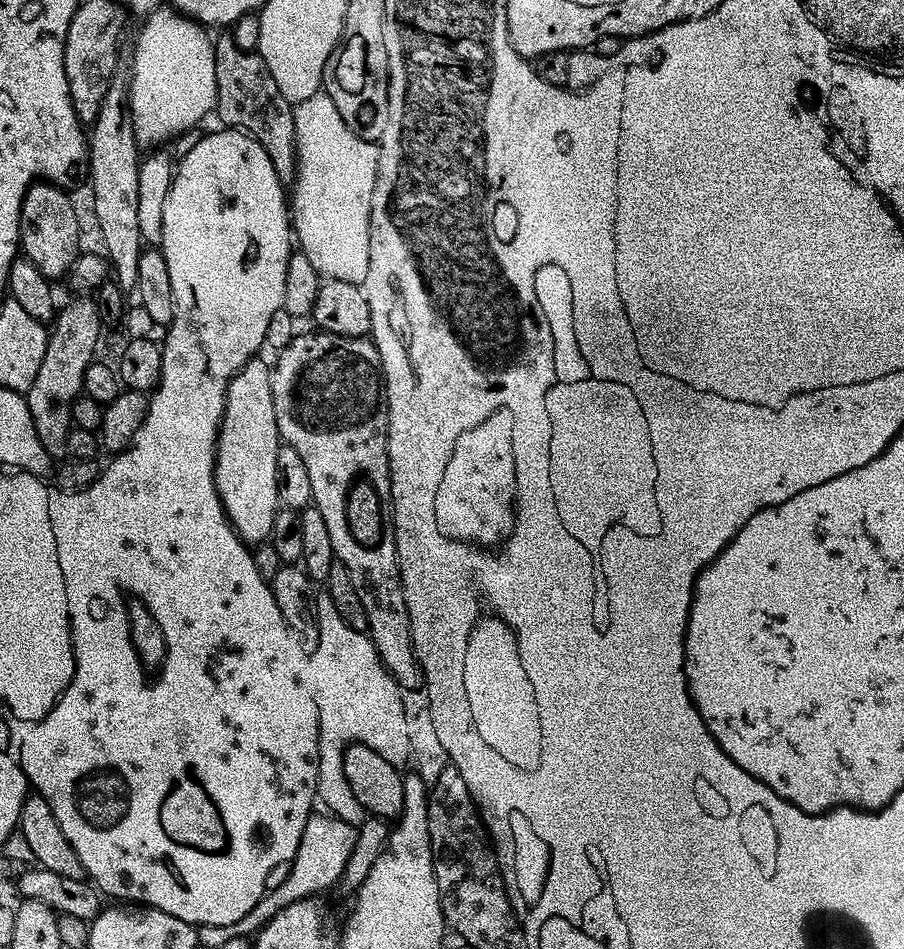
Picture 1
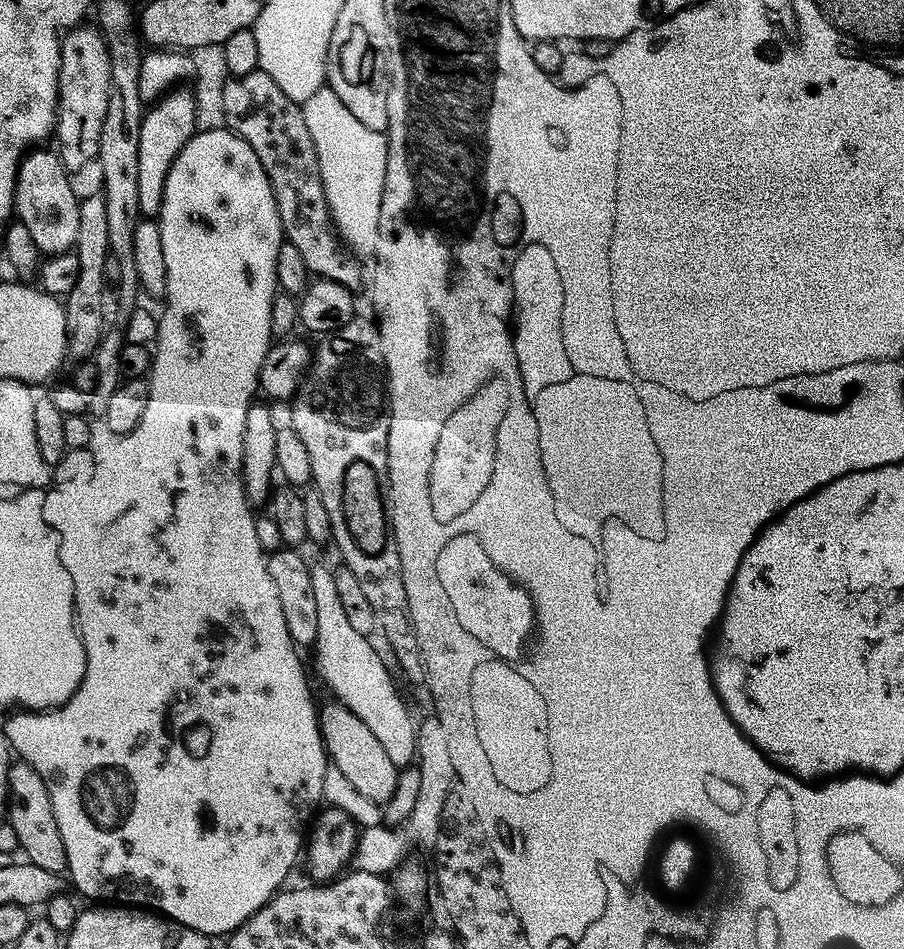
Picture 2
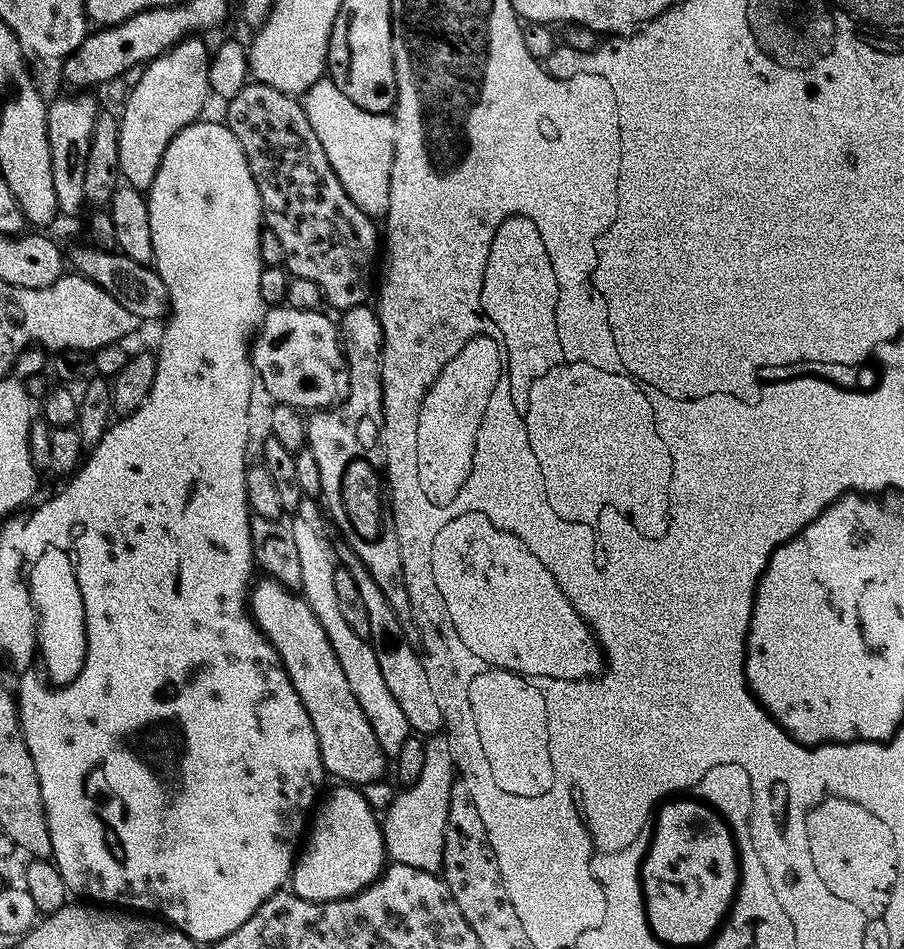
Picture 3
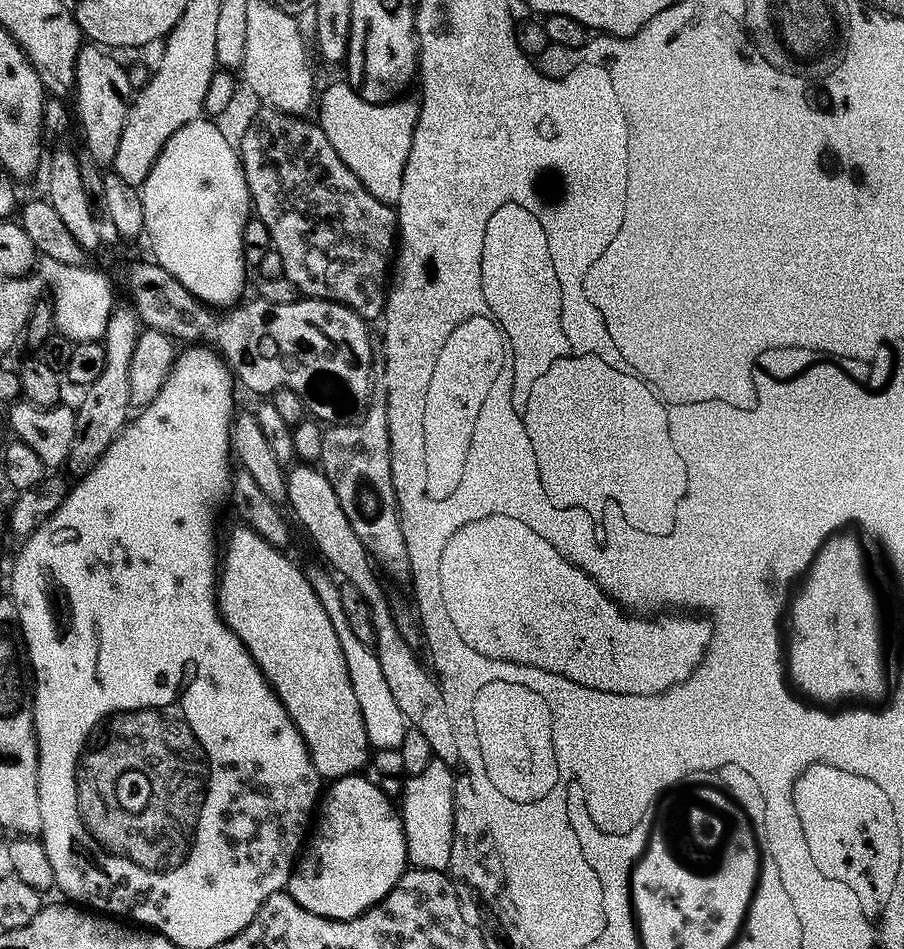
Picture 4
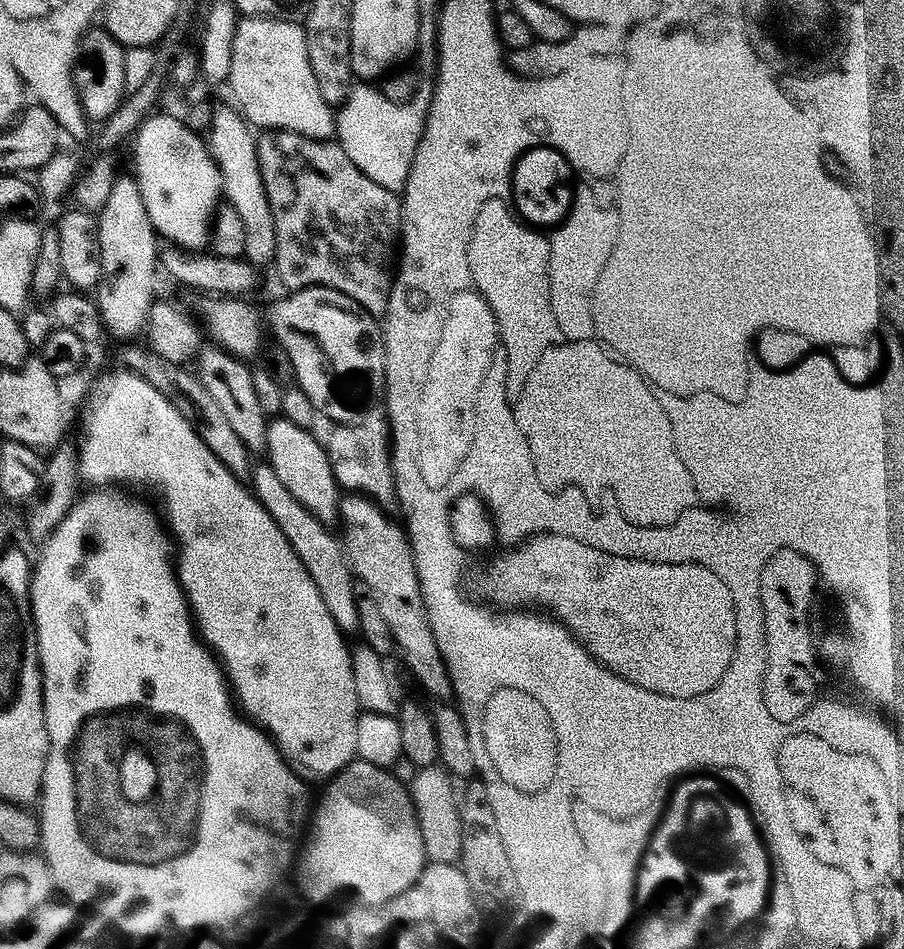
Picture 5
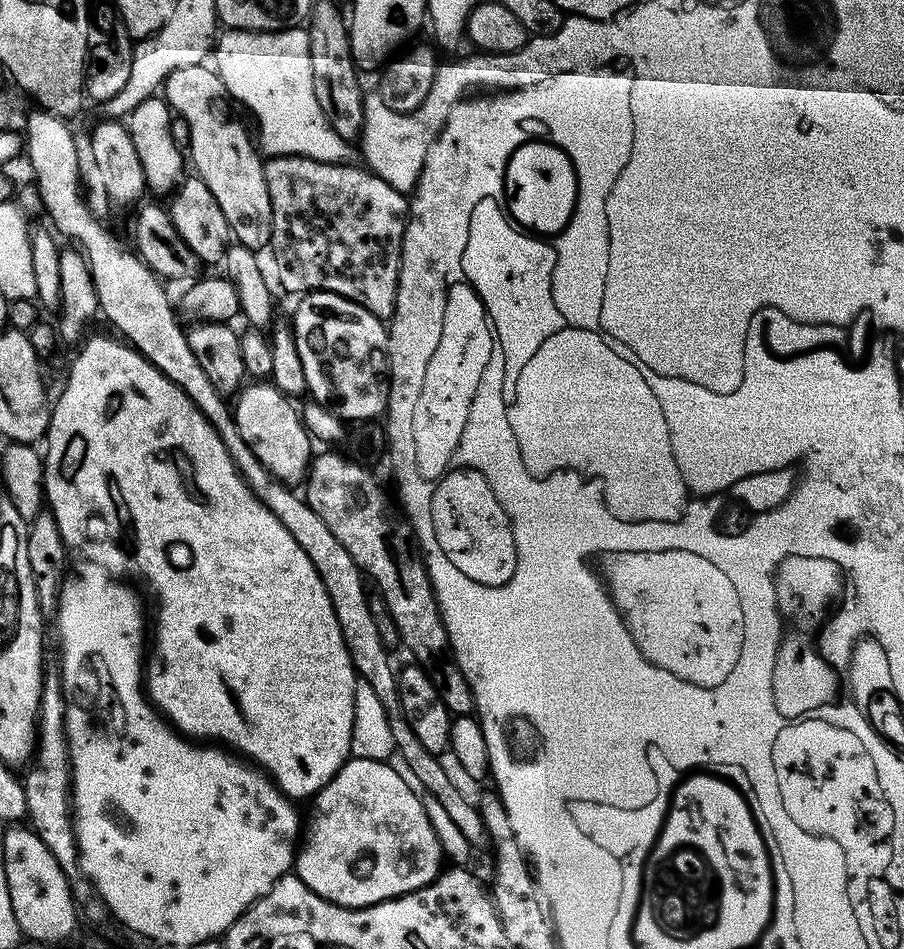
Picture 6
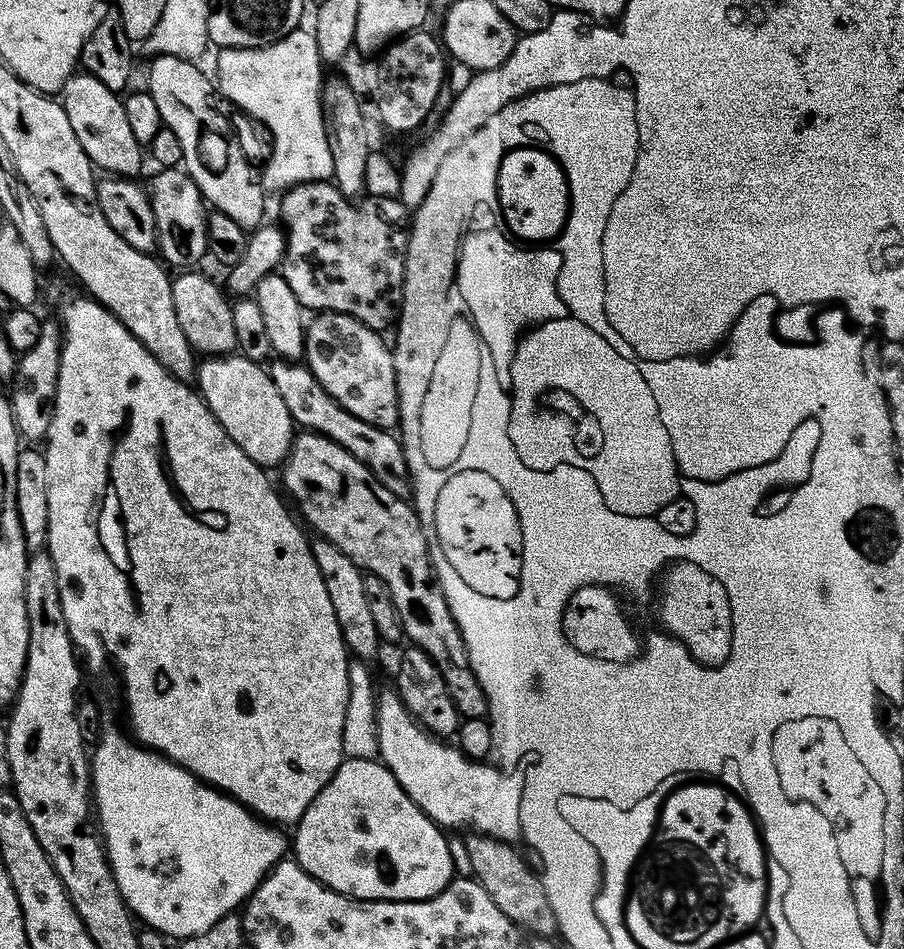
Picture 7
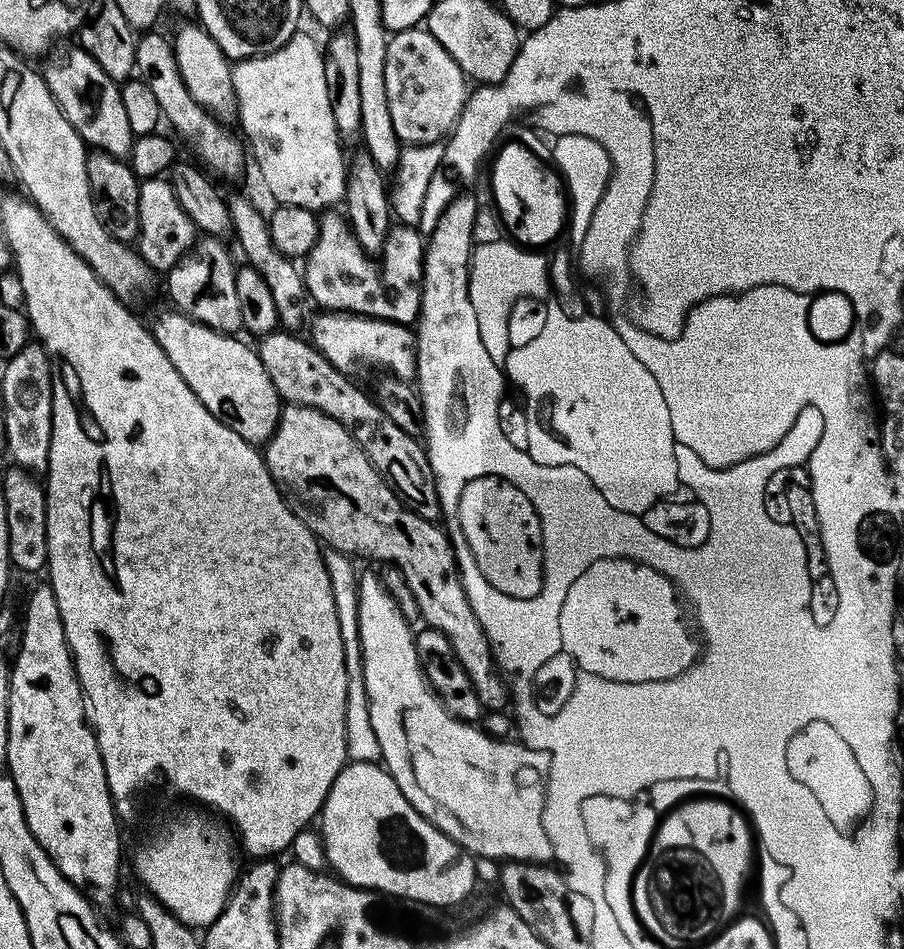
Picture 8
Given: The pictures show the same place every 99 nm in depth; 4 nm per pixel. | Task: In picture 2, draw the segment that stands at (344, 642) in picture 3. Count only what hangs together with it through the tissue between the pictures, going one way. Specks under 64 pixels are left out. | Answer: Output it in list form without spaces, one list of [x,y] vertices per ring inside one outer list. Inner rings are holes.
[[[324,566],[311,567],[314,602],[317,604],[317,633],[314,651],[316,668],[328,683],[335,699],[344,704],[369,728],[370,734],[382,742],[382,750],[390,757],[397,769],[411,765],[416,750],[416,726],[408,712],[396,684],[392,680],[383,658],[378,654],[372,640],[350,626],[338,590],[335,589],[333,571]]]

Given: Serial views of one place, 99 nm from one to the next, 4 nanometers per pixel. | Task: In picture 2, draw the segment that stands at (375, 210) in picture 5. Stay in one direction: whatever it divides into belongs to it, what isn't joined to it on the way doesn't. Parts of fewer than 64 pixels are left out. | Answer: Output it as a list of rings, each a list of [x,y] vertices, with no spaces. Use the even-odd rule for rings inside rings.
[[[259,70],[236,78],[234,90],[234,102],[240,108],[236,118],[244,122],[242,126],[252,126],[244,128],[240,137],[252,147],[254,154],[258,154],[262,170],[266,170],[285,241],[293,244],[298,254],[302,254],[302,262],[306,262],[313,277],[333,280],[353,290],[359,289],[363,280],[365,283],[366,268],[360,265],[363,263],[340,239],[332,222],[320,177],[318,154],[314,150],[310,130],[306,130],[303,107],[286,98],[286,94],[278,90],[274,78]]]

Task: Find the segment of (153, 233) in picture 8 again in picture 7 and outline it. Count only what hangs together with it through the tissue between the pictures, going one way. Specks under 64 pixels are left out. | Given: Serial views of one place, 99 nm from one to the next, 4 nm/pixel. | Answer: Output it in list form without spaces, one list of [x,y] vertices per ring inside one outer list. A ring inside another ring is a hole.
[[[161,167],[158,174],[152,180],[152,188],[150,187],[150,199],[153,208],[154,214],[154,222],[156,223],[156,243],[158,245],[159,255],[162,257],[163,263],[165,265],[171,266],[171,264],[184,264],[180,266],[188,266],[191,260],[200,260],[209,255],[208,249],[208,217],[209,213],[207,211],[204,212],[204,208],[206,209],[206,201],[204,199],[204,195],[200,193],[198,190],[198,186],[188,177],[188,173],[184,171],[183,167]]]

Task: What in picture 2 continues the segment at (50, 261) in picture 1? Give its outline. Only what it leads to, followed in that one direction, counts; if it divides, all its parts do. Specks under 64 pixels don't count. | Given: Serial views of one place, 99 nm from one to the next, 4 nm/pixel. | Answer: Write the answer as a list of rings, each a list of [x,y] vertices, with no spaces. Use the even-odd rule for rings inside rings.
[[[44,150],[29,151],[16,170],[14,212],[18,220],[30,230],[38,252],[50,257],[69,251],[75,245],[78,238],[80,200],[68,181],[71,180],[70,173],[64,169],[59,155],[52,150],[40,151]]]

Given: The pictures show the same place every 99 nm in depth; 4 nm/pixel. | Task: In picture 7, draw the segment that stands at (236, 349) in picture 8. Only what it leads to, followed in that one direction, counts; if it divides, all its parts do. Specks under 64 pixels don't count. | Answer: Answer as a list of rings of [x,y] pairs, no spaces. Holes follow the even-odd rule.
[[[239,354],[204,358],[199,361],[195,379],[200,380],[198,391],[222,430],[254,463],[265,470],[283,465],[292,451],[294,421],[263,363]]]

